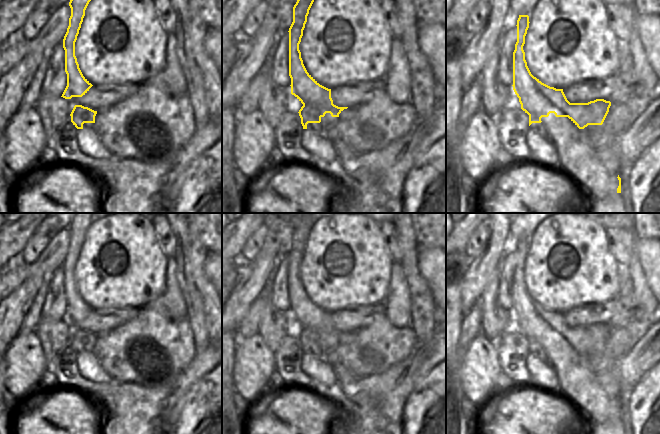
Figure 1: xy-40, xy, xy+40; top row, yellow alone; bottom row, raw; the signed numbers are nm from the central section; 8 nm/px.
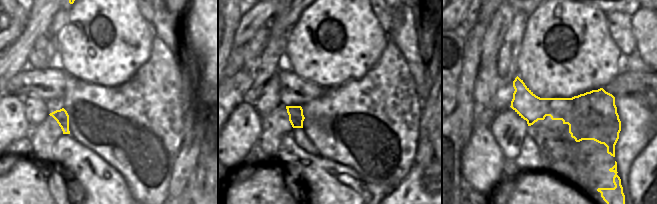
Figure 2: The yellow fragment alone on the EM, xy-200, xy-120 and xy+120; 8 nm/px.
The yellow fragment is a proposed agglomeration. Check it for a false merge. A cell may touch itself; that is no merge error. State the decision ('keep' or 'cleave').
cleave

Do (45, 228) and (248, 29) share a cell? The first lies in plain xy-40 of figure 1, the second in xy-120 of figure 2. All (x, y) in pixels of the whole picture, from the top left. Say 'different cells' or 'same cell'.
same cell

